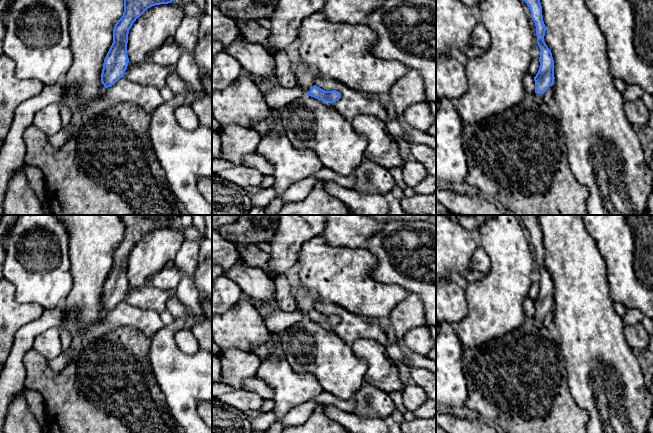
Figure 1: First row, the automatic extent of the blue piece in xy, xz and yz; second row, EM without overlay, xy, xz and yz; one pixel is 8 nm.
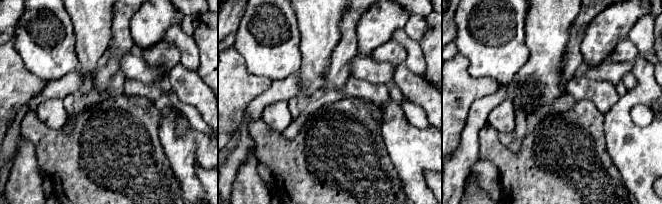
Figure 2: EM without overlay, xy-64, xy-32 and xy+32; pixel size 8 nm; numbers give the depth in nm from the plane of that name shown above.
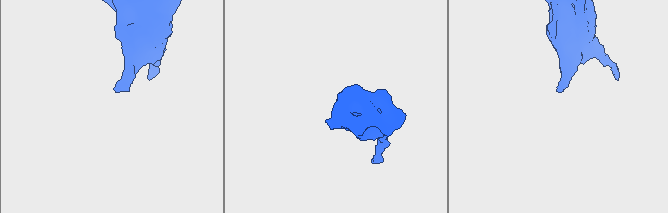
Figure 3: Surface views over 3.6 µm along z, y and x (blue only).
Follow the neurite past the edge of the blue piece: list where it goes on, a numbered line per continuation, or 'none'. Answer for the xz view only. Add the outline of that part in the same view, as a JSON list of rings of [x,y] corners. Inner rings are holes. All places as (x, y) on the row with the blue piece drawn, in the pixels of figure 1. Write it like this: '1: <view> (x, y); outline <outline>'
1: xz (305, 76); outline [[[292,62],[292,71],[296,76],[297,85],[300,86],[307,94],[315,85],[315,78],[318,72],[303,64],[302,67]]]

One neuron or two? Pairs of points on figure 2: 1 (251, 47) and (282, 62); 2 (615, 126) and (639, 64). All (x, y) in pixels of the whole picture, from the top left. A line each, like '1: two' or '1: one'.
1: one
2: one

